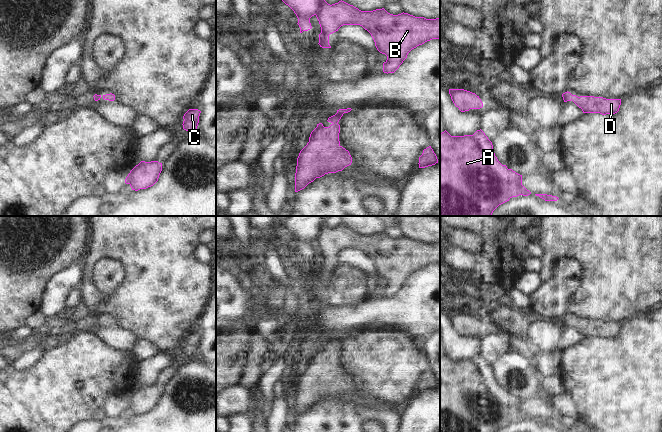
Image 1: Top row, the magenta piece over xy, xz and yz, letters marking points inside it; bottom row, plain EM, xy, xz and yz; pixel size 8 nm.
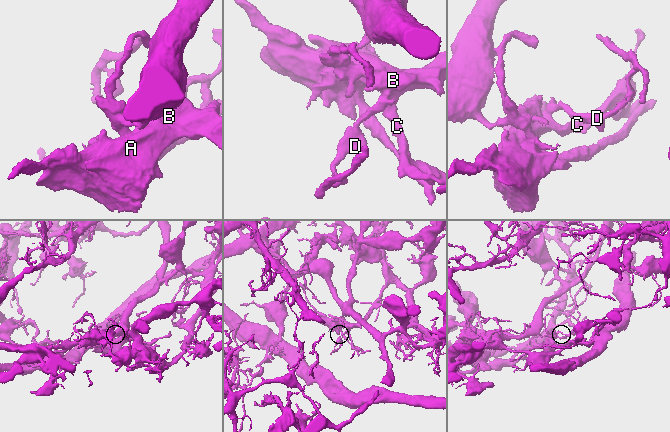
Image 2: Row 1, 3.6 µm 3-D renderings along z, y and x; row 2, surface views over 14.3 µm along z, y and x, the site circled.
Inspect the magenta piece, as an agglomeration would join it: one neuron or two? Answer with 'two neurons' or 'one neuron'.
one neuron

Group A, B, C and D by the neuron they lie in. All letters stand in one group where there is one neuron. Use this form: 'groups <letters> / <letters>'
groups A B C D

